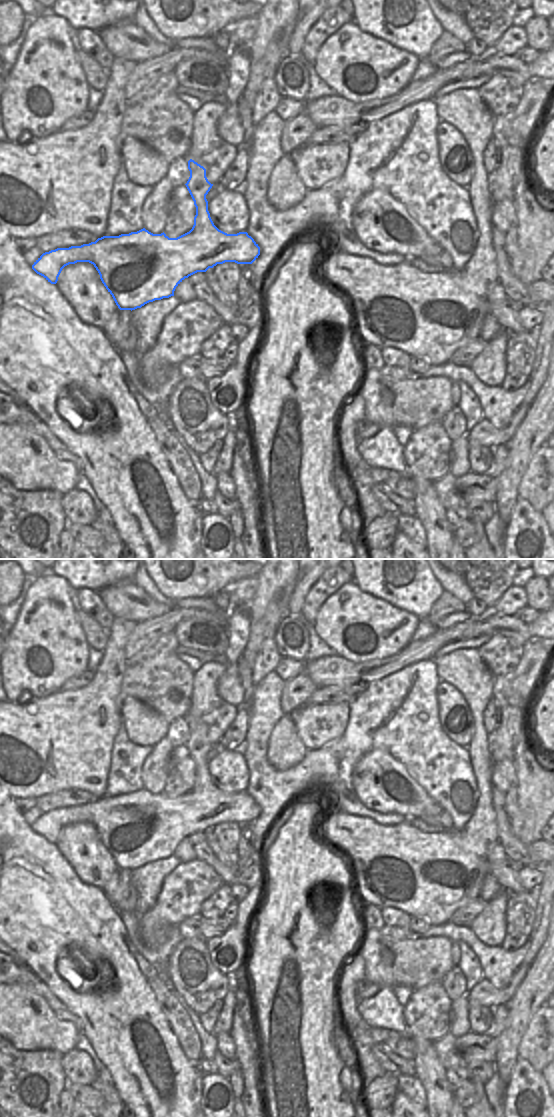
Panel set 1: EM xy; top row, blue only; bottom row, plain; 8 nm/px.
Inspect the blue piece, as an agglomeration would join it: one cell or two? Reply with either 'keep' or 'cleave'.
keep

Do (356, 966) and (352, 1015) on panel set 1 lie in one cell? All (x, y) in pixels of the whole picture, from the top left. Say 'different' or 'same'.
same

